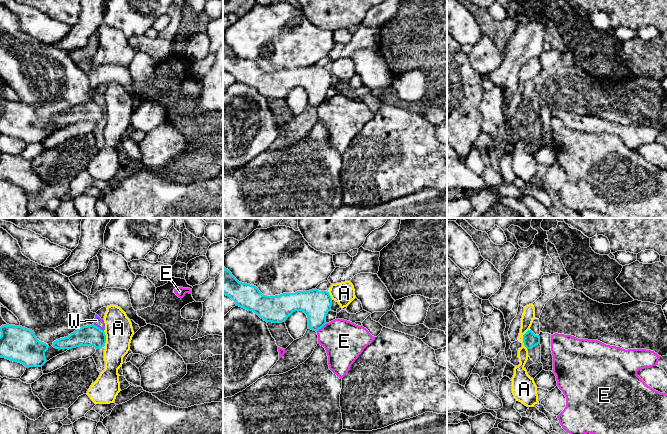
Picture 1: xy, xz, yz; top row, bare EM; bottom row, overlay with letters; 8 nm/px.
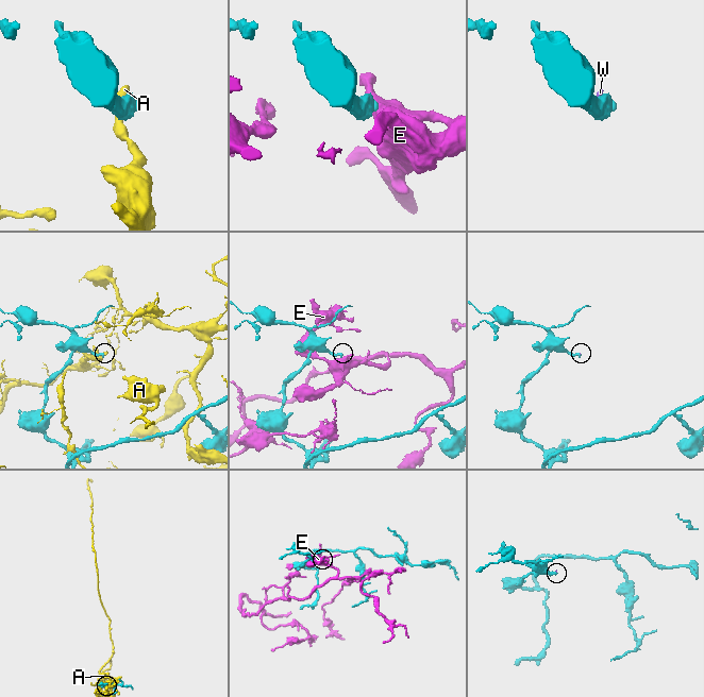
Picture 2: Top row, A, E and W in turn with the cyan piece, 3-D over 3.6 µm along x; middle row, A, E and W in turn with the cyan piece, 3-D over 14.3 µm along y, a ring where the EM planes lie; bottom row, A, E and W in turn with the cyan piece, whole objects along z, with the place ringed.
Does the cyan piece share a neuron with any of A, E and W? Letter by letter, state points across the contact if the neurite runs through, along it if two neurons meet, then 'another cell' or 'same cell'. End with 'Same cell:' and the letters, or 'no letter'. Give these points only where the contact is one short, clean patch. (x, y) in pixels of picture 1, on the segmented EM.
A: border along yz (529, 329), (523, 335), (523, 345), (527, 350); another cell
E: another cell
W: runs through xy (90, 335), (98, 327), (98, 322); same cell
Same cell: W

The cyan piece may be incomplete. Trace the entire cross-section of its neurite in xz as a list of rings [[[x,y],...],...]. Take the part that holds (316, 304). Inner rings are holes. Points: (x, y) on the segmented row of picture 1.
[[[224,266],[223,295],[230,297],[236,306],[253,311],[267,323],[282,323],[293,312],[303,311],[308,318],[308,328],[316,332],[326,324],[326,315],[332,306],[329,292],[316,288],[275,296],[263,295],[256,286],[239,282]]]

